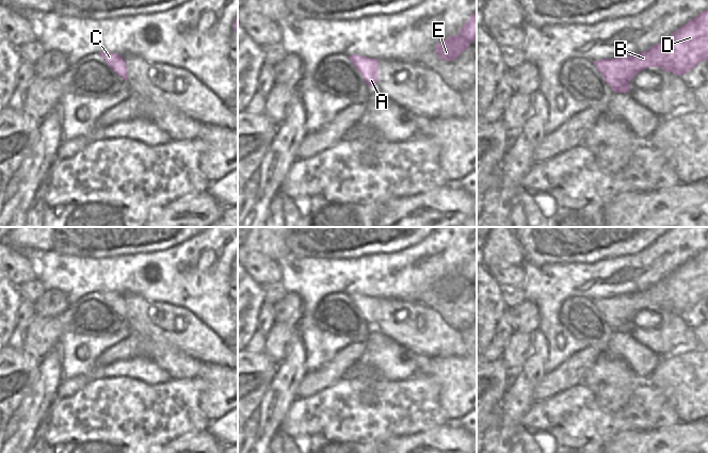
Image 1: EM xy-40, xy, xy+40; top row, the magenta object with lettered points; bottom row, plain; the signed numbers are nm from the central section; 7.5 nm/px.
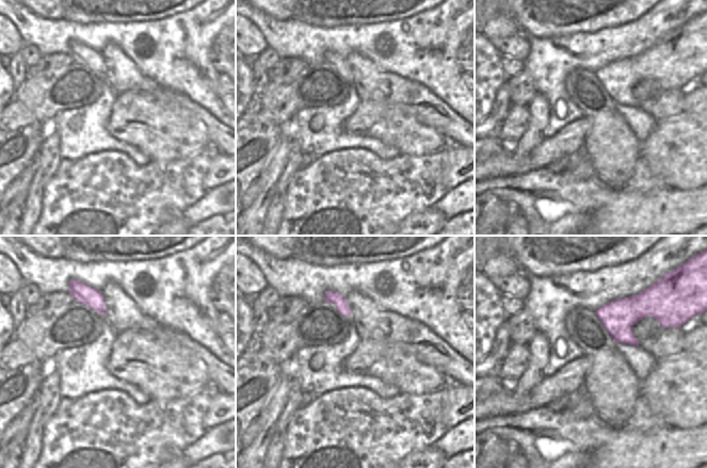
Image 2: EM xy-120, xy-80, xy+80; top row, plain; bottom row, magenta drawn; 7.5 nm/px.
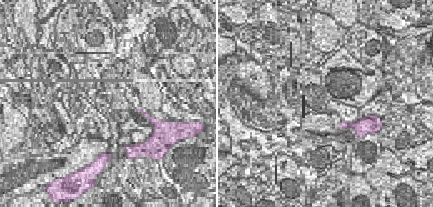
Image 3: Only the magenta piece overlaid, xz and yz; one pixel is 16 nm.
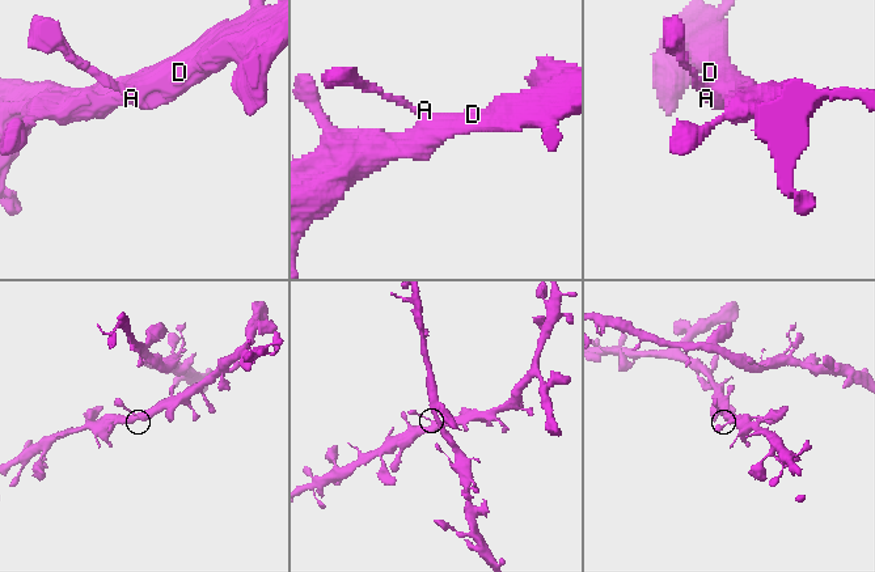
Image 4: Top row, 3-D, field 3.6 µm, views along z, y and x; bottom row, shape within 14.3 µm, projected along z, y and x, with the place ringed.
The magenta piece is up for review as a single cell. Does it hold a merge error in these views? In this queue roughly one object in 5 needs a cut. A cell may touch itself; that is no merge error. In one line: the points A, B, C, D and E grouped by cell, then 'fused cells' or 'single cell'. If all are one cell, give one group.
groups A B C D E; single cell

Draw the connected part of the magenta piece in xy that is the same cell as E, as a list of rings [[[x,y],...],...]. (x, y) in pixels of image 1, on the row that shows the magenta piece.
[[[477,12],[462,27],[458,35],[452,35],[436,45],[436,53],[441,61],[454,61],[477,38]]]

